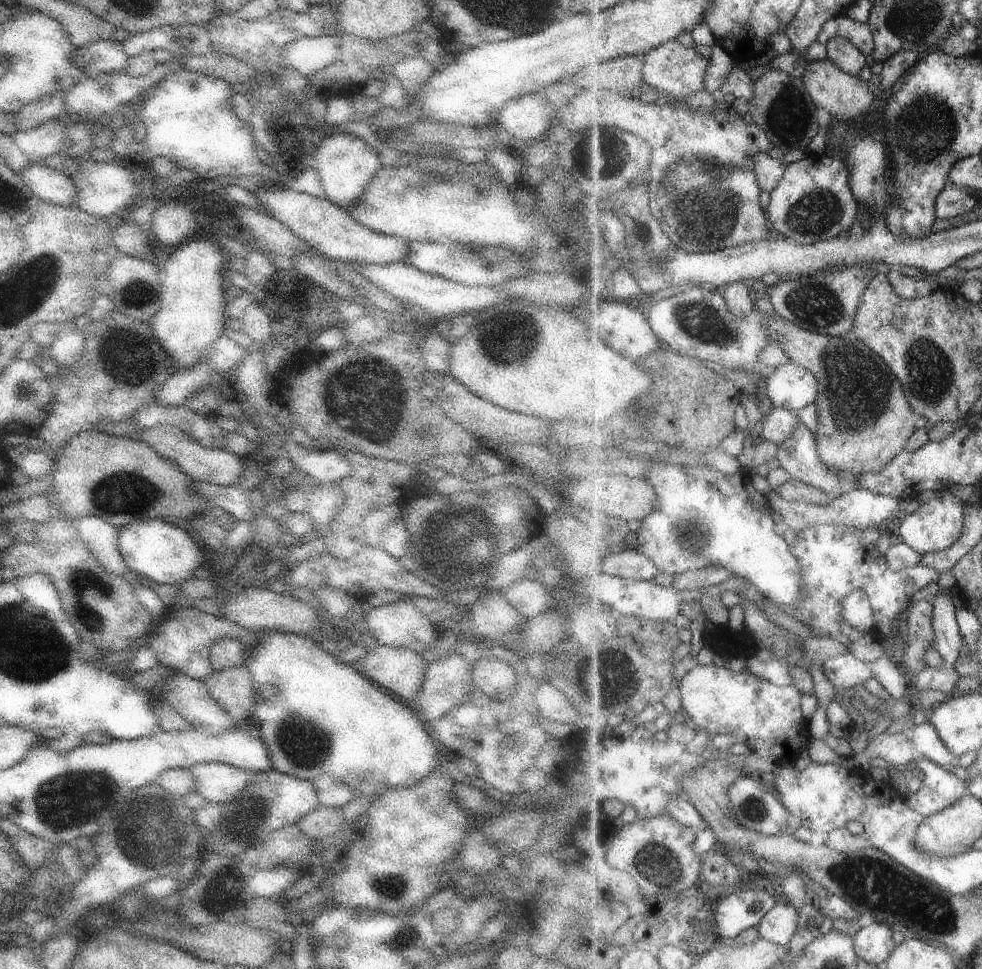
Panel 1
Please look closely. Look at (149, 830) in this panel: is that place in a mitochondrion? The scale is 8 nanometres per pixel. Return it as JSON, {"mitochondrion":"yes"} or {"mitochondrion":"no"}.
{"mitochondrion":"yes"}

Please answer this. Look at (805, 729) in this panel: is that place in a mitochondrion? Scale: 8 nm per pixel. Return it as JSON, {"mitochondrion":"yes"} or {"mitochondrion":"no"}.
{"mitochondrion":"no"}

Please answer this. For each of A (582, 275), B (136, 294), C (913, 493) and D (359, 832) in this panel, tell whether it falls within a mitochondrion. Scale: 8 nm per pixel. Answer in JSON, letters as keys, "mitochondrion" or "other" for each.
{"A":"other","B":"mitochondrion","C":"other","D":"other"}

